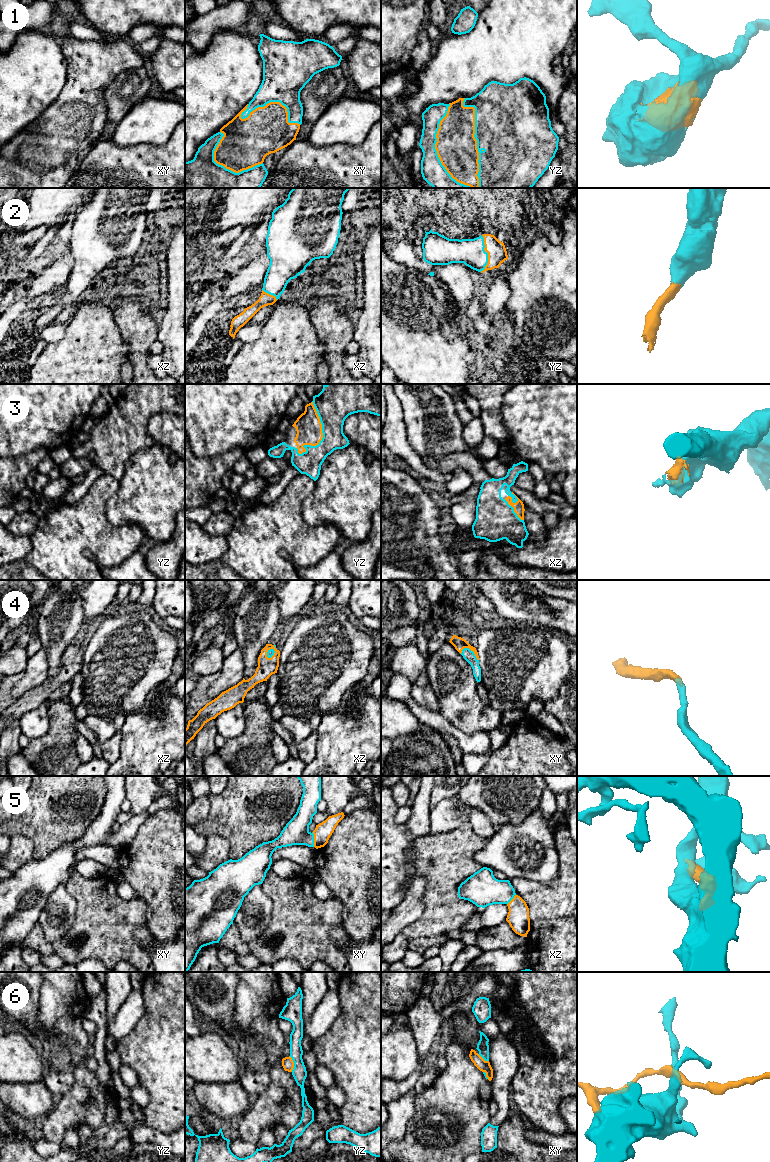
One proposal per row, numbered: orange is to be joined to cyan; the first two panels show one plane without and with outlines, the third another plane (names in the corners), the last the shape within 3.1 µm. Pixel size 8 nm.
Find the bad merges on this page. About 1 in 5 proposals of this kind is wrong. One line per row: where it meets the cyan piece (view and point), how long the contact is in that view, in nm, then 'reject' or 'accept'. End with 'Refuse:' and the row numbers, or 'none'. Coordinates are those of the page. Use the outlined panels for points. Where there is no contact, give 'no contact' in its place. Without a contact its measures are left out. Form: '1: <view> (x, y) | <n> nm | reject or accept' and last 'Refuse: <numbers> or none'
1: yz (475, 138) | 750 nm | accept
2: yz (487, 254) | 300 nm | accept
3: yz (323, 435) | 440 nm | accept
4: xy (470, 650) | 170 nm | accept
5: xy (313, 839) | 120 nm | accept
6: yz (294, 1064) | 130 nm | reject
Refuse: 6

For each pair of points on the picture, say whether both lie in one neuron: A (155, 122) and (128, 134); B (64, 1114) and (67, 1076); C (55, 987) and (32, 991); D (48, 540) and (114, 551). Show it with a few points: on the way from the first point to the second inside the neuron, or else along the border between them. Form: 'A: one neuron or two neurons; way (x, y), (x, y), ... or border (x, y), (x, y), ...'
A: one neuron; way (148, 122), (135, 128)
B: two neurons; border (73, 1070), (73, 1085), (62, 1096)
C: two neurons; border (42, 982), (39, 988), (37, 1013)
D: one neuron; way (64, 542), (90, 542), (98, 544)

